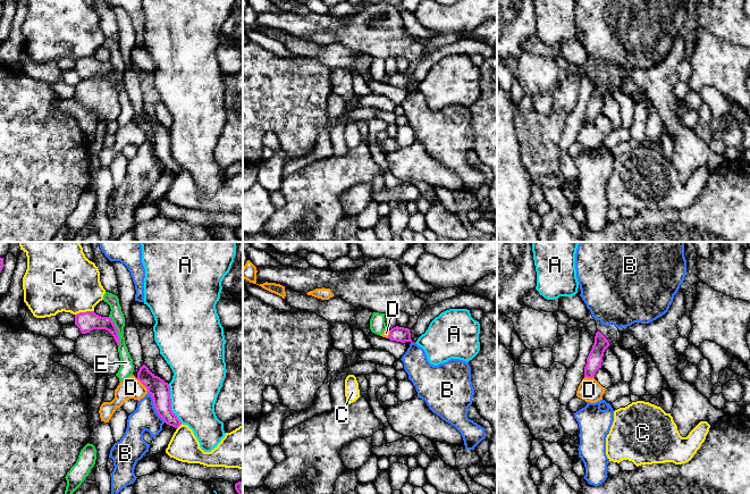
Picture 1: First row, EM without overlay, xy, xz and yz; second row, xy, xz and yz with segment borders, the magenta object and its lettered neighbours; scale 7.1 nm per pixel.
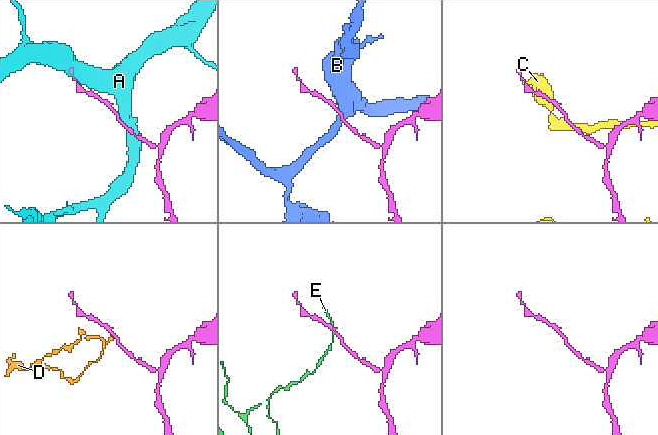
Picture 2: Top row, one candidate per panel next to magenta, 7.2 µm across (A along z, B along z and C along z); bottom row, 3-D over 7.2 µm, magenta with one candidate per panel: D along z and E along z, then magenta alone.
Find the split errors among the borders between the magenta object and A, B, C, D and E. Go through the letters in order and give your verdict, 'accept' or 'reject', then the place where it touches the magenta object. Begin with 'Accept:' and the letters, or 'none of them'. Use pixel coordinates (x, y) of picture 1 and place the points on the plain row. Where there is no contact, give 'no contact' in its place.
Accept: none of them
A: reject | xy (170, 149)
B: reject | xy (154, 152)
C: reject | xy (84, 58)
D: reject | xy (143, 130)
E: reject | xy (117, 76)

